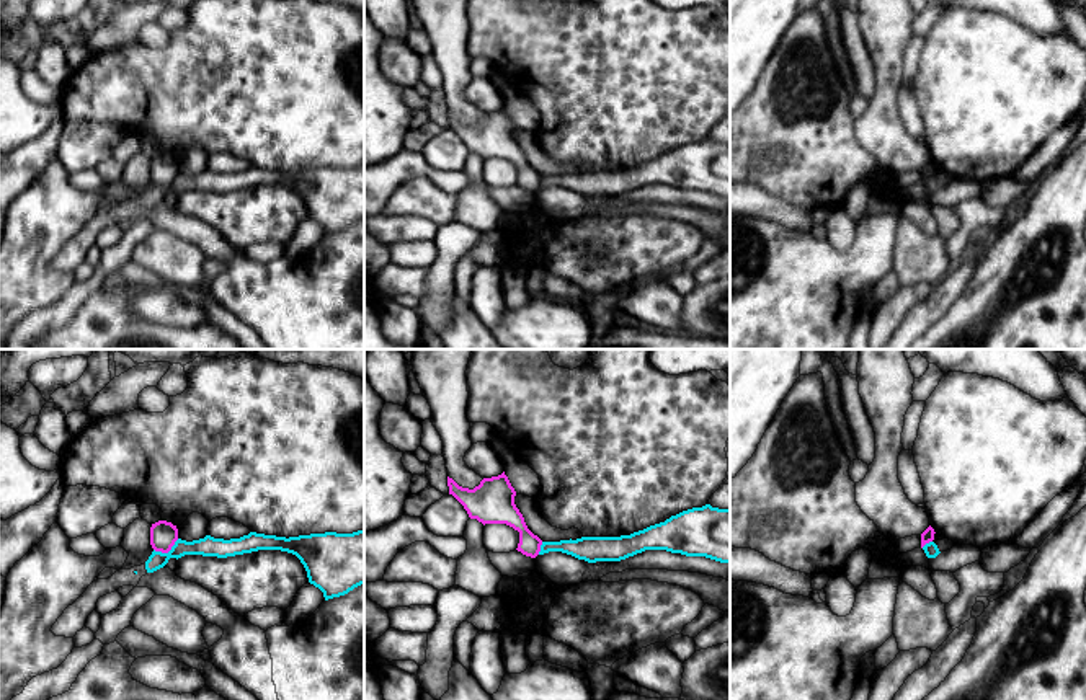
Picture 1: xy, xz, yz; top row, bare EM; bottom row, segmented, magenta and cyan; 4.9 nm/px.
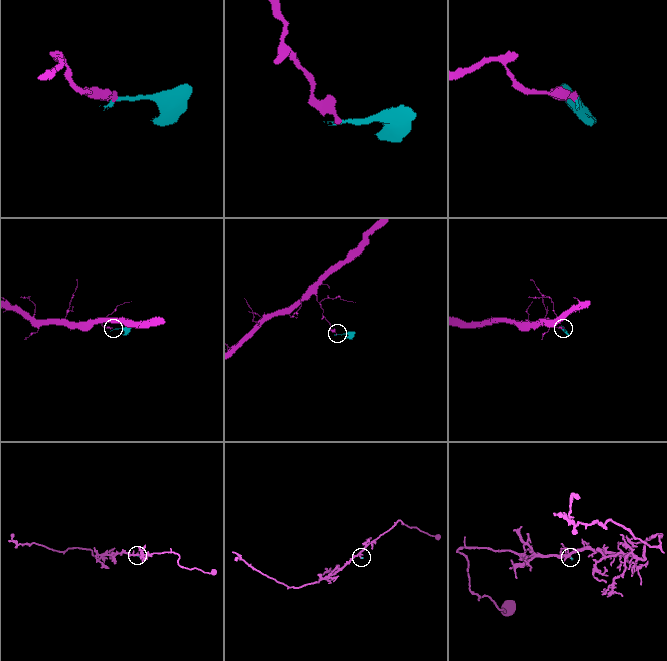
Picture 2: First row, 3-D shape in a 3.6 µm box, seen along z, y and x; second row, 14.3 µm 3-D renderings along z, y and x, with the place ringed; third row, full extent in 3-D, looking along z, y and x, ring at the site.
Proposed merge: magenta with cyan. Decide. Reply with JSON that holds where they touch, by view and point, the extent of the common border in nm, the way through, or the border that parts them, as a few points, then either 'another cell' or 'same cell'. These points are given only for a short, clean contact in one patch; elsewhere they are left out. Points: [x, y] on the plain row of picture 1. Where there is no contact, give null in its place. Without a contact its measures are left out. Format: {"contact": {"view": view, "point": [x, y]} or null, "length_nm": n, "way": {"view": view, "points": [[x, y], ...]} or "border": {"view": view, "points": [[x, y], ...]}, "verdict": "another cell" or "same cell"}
{"contact": {"view": "xy", "point": [167, 186]}, "length_nm": 140, "border": {"view": "xy", "points": [[178, 173], [167, 186], [154, 185]]}, "verdict": "another cell"}

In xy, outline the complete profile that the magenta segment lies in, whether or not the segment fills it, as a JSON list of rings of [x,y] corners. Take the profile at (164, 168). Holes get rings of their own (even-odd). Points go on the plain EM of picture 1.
[[[158,155],[150,162],[150,179],[155,186],[168,188],[178,175],[178,163],[171,157]]]

